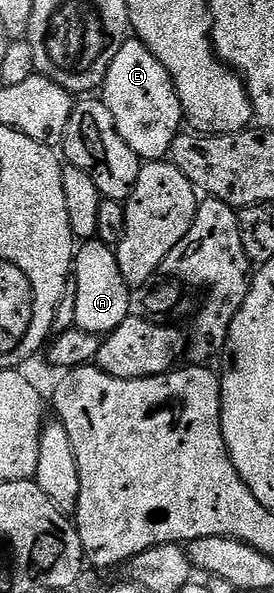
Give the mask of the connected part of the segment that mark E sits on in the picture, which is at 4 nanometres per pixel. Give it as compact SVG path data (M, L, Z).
M129 39L122 47L118 47L118 55L114 55L114 63L110 63L110 71L106 71L104 76L102 100L114 119L118 135L122 135L126 147L130 147L130 151L134 151L141 162L163 161L171 154L173 143L182 133L180 125L184 121L184 112L171 75L166 67L162 67L162 63L158 63L158 59L154 59L154 55L141 41Z

